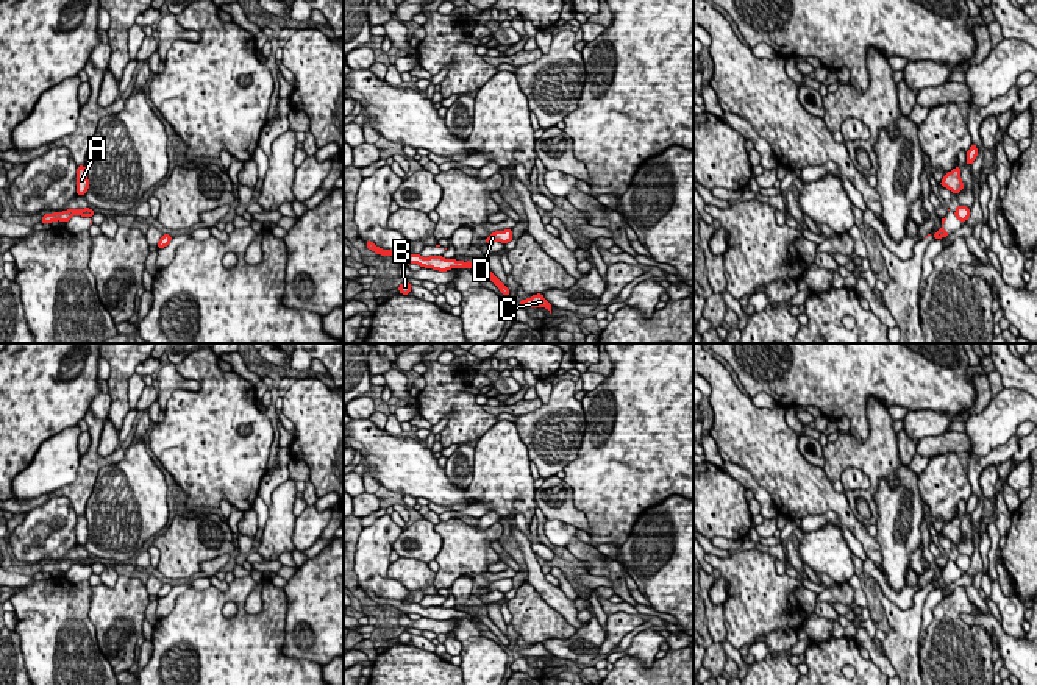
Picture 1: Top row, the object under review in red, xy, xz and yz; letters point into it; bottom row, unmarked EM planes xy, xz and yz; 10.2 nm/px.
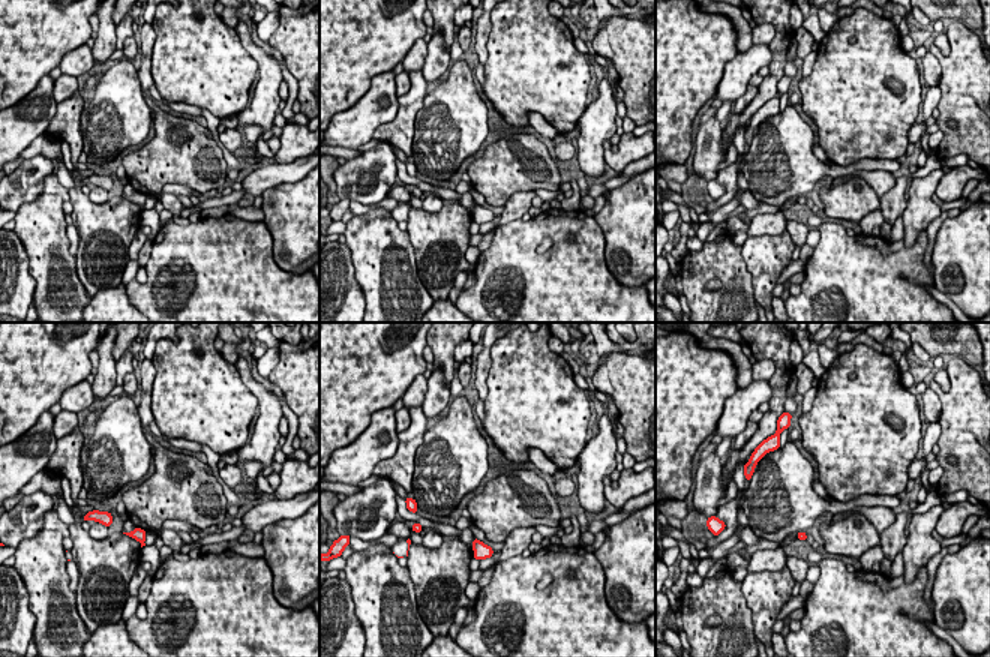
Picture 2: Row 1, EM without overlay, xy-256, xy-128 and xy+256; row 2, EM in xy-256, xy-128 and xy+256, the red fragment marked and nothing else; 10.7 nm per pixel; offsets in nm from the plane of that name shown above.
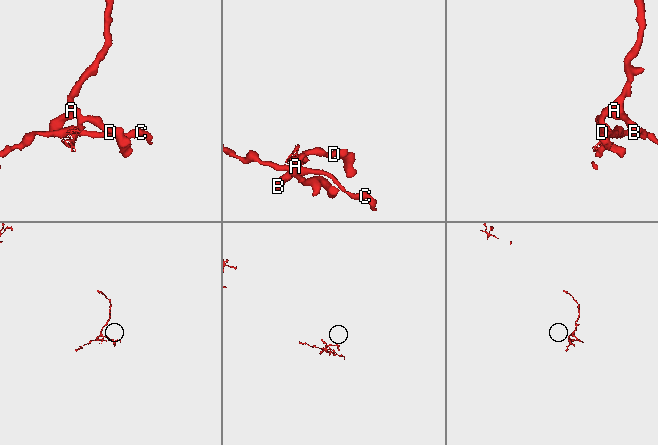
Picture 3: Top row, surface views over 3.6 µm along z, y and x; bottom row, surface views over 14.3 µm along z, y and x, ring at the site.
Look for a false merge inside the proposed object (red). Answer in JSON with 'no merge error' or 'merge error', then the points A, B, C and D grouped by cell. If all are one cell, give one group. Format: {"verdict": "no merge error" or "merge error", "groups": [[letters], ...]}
{"verdict": "merge error", "groups": [["A", "B", "D"], ["C"]]}

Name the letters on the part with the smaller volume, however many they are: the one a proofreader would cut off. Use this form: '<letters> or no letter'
C

